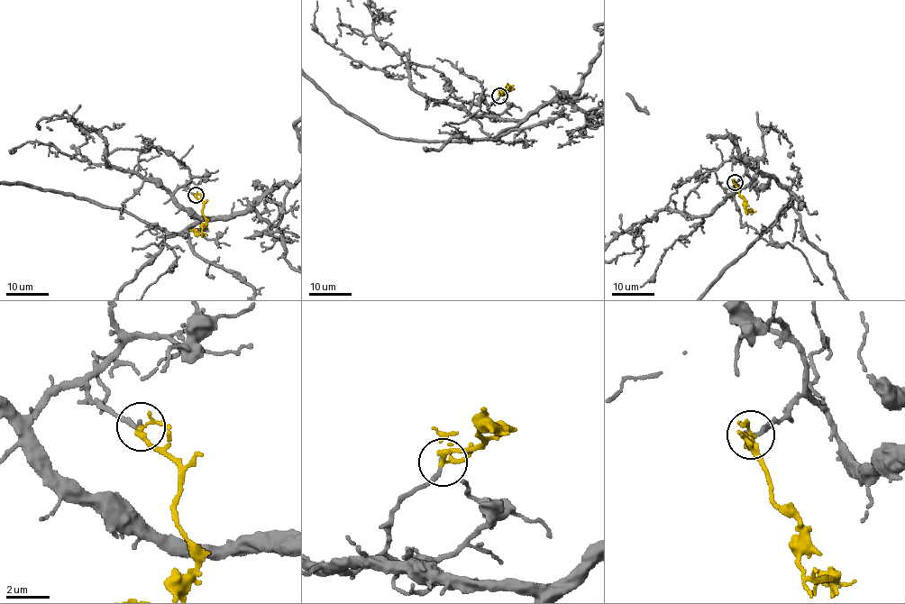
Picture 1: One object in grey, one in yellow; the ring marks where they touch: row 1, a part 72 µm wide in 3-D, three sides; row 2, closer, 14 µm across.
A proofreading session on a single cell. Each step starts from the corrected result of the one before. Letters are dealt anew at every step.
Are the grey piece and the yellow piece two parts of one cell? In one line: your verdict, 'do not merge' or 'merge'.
merge

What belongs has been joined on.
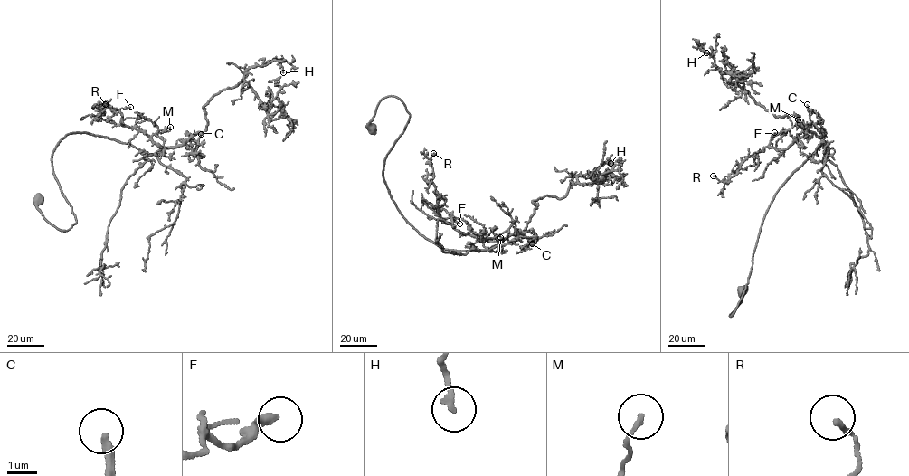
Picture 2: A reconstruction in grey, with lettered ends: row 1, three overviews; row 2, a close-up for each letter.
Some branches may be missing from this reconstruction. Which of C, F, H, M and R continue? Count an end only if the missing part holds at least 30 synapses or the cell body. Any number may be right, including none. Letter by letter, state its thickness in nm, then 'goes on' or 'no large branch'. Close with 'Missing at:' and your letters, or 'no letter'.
C: 280 nm | no large branch
F: 280 nm | no large branch
H: 190 nm | no large branch
M: 140 nm | no large branch
R: 160 nm | no large branch
Missing at: no letter

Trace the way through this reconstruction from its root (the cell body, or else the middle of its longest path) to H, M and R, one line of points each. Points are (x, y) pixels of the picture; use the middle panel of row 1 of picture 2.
H: (372, 127), (399, 98), (383, 176), (446, 249), (497, 245), (533, 201), (610, 163)
M: (372, 127), (380, 100), (399, 98), (410, 117), (383, 176), (421, 235), (465, 251), (500, 237)
R: (372, 127), (391, 95), (410, 115), (383, 176), (408, 222), (444, 249), (497, 245), (438, 204), (433, 153)

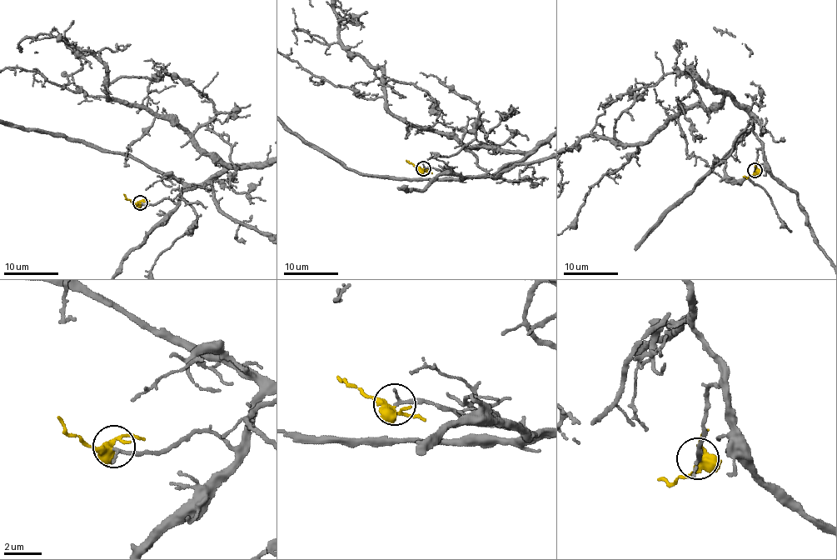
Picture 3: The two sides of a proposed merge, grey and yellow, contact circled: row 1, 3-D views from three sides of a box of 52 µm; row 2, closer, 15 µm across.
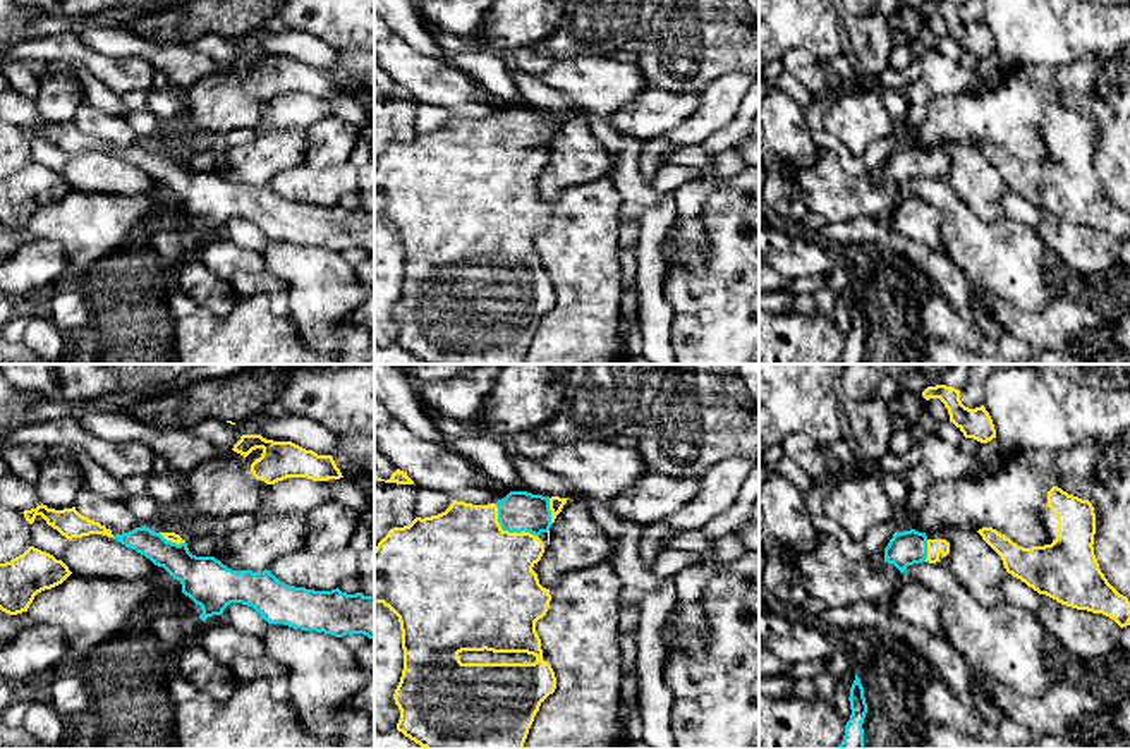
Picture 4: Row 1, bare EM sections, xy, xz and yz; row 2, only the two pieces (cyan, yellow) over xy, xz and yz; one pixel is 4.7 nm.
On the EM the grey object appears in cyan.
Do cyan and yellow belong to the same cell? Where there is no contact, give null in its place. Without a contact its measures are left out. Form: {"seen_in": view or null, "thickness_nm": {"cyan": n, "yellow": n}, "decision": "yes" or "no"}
{"seen_in": "xz", "thickness_nm": {"cyan": 190, "yellow": 480}, "decision": "yes"}

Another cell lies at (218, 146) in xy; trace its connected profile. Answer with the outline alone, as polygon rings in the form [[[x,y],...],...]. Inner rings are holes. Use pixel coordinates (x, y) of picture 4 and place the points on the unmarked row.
[[[216,134],[210,137],[208,151],[215,155],[215,174],[220,175],[223,180],[227,180],[232,186],[237,186],[237,187],[246,186],[235,170],[222,165],[222,160],[225,158],[228,149],[230,148],[227,144],[225,136]]]

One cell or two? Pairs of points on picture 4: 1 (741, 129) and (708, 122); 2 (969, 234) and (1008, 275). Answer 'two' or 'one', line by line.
1: two
2: one

